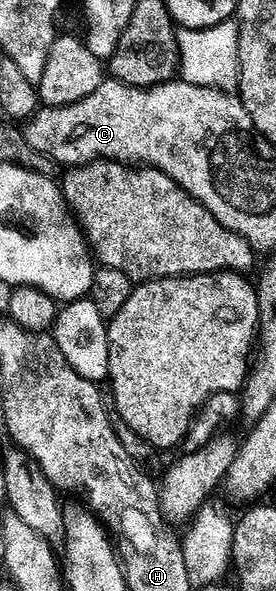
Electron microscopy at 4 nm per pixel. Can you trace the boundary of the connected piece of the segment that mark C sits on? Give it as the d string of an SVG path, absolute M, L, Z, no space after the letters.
M110 78L88 98L63 108L43 107L25 129L28 142L59 165L81 166L99 162L113 162L127 166L154 168L168 174L192 198L196 198L214 216L218 213L218 176L226 176L226 156L234 152L234 136L242 140L250 132L253 120L246 120L250 112L237 95L229 96L221 87L186 84L175 78L168 84L151 88L137 88Z

